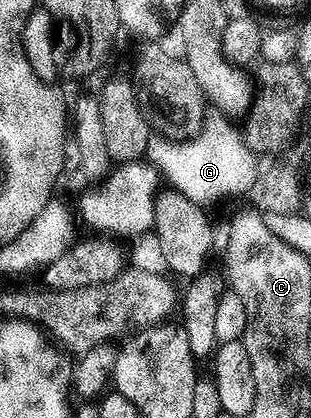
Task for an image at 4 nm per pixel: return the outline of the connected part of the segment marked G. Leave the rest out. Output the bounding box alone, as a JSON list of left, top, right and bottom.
[146,111,261,203]

